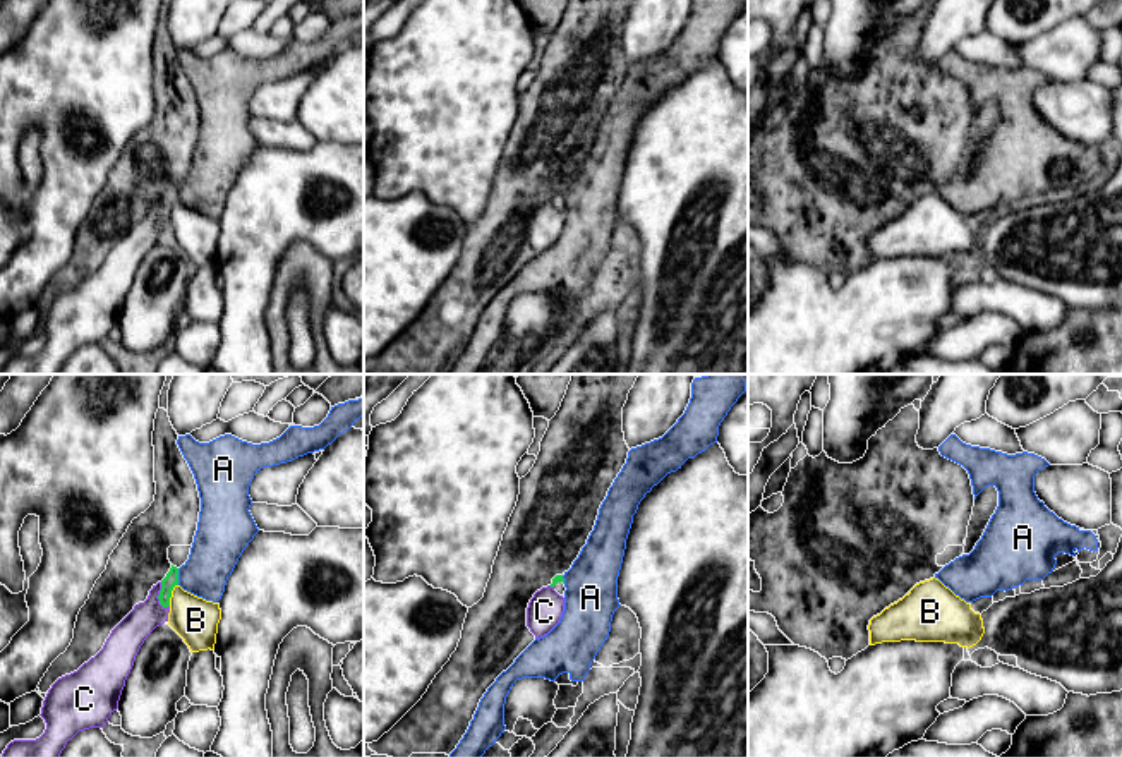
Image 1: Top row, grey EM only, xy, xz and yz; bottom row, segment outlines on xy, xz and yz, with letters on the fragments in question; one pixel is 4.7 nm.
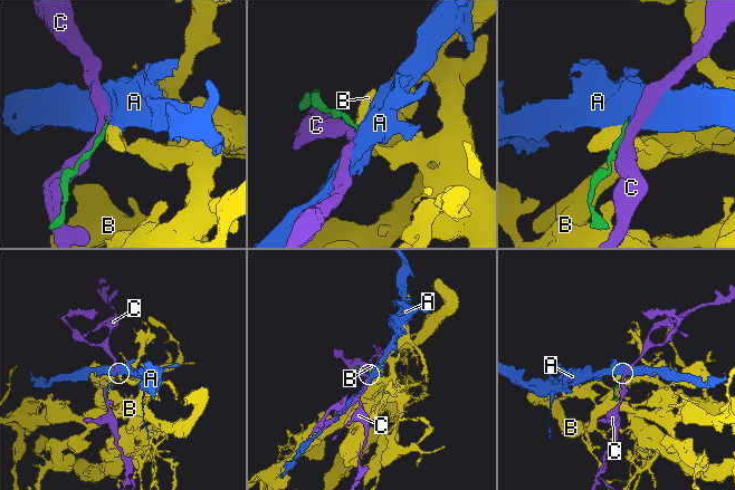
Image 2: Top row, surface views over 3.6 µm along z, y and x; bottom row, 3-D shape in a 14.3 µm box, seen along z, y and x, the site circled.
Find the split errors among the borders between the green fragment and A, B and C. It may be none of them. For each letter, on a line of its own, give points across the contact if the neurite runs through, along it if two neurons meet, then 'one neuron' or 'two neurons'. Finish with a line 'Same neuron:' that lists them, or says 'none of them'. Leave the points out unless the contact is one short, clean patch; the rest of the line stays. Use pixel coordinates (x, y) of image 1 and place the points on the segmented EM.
A: along xy (177, 569), (179, 584) | two neurons
B: along xy (177, 584), (168, 605) | two neurons
C: two neurons
Same neuron: none of them

